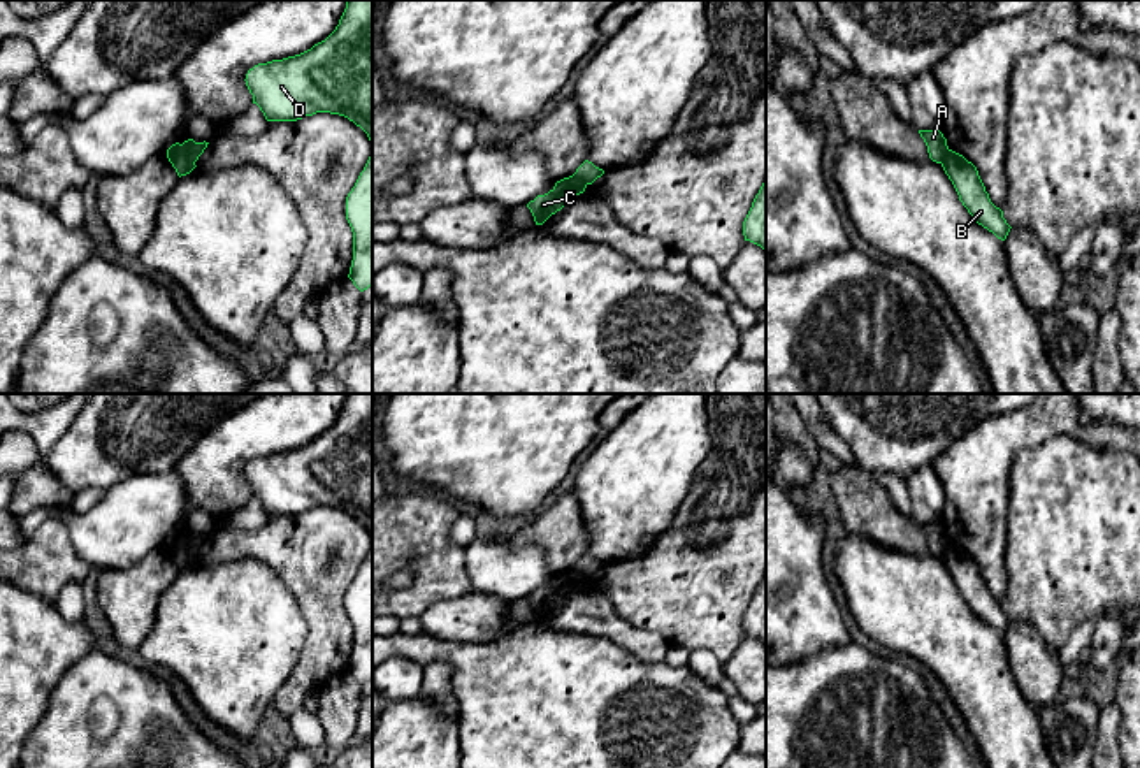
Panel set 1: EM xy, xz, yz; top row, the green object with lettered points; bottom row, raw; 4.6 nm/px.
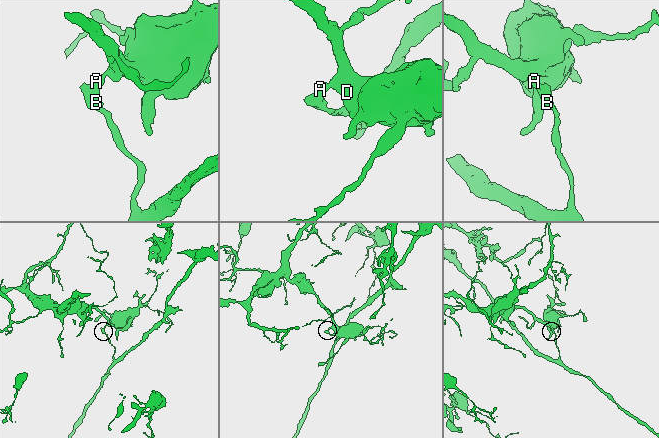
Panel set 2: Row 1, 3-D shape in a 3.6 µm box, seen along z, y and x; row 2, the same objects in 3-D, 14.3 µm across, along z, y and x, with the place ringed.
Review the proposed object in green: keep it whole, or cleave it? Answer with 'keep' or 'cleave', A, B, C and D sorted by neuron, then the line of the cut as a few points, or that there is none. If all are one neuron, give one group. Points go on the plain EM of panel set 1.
cleave; A D / B C; cut in xy along (181, 538), (194, 556)

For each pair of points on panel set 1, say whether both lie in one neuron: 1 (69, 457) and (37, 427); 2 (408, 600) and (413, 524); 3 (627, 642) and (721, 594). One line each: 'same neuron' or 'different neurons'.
1: different neurons
2: same neuron
3: different neurons

